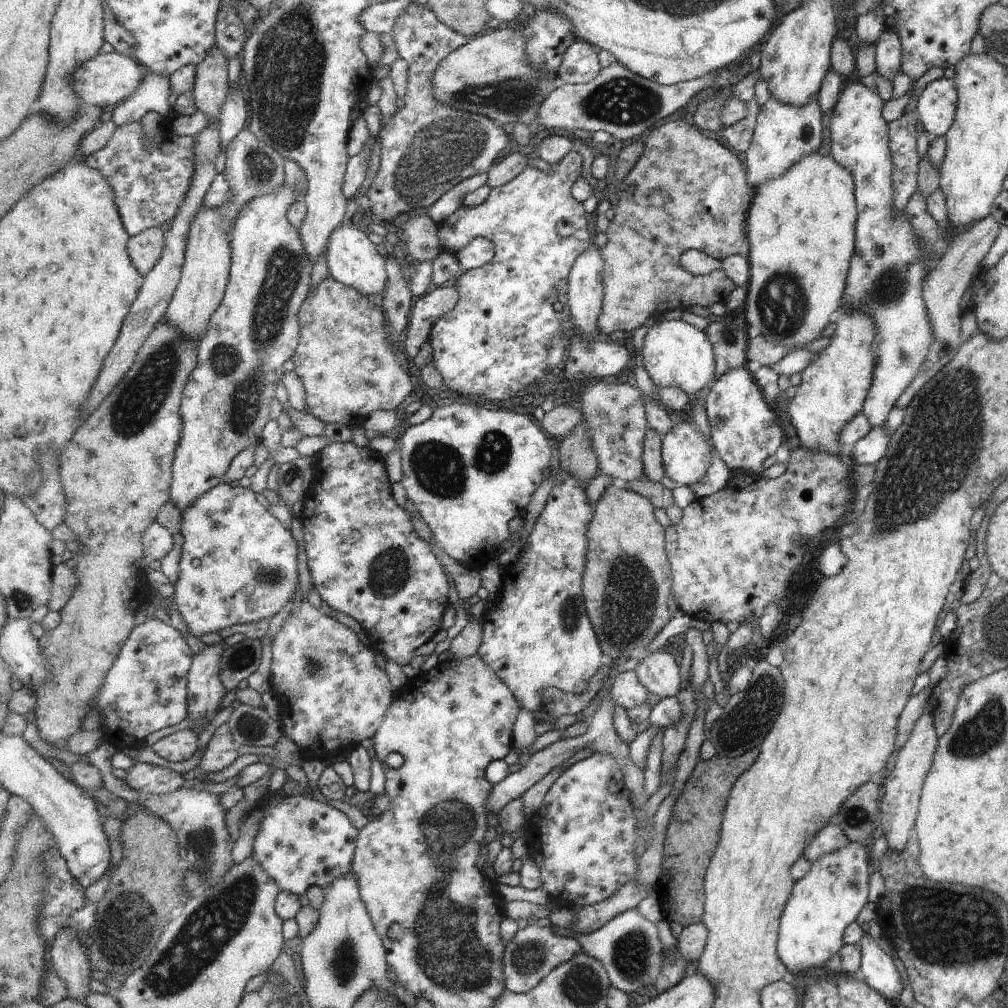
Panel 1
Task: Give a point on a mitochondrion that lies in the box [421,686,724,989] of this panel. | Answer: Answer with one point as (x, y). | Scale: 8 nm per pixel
(529, 958)

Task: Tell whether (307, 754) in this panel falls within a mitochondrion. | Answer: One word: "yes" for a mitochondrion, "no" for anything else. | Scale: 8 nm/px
no

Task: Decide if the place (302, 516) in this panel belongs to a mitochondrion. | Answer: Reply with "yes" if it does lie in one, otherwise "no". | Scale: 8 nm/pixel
no

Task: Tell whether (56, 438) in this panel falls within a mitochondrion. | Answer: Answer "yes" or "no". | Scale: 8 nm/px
no

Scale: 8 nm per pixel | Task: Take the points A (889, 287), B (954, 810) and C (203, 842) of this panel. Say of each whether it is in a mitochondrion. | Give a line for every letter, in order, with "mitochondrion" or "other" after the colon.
A: mitochondrion
B: other
C: mitochondrion

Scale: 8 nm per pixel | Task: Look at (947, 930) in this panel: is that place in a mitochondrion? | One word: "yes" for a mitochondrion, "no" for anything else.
yes

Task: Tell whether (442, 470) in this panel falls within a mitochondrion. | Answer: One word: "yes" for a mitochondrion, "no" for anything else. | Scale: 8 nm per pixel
yes

